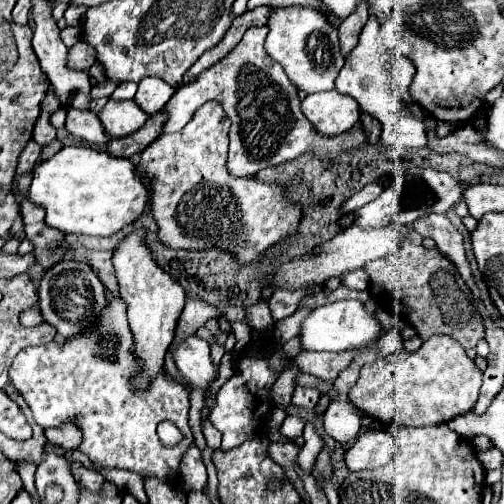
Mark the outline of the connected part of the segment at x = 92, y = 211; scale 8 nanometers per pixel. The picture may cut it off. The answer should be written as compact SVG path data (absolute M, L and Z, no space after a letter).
M65 146L53 158L33 168L33 182L29 188L31 202L43 206L47 210L45 222L51 228L59 228L65 234L87 234L87 236L113 236L121 228L133 224L145 210L151 200L149 184L139 178L137 164L129 158L111 156L105 150L85 148L85 146Z

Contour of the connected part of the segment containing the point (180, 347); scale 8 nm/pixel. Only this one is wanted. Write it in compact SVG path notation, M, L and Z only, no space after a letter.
M197 334L183 338L173 348L173 362L179 372L191 382L193 388L207 386L215 376L215 366L211 362L211 346Z

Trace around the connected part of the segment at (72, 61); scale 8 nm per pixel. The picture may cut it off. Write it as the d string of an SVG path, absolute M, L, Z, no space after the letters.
M79 40L75 46L69 48L69 58L67 58L67 68L71 70L87 70L95 64L95 50Z

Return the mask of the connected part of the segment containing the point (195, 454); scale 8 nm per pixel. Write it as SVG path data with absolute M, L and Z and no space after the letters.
M191 446L191 450L183 454L179 472L183 476L181 480L183 480L183 488L187 492L203 490L203 486L207 484L207 472L205 472L205 464L201 458L201 450L197 446Z

